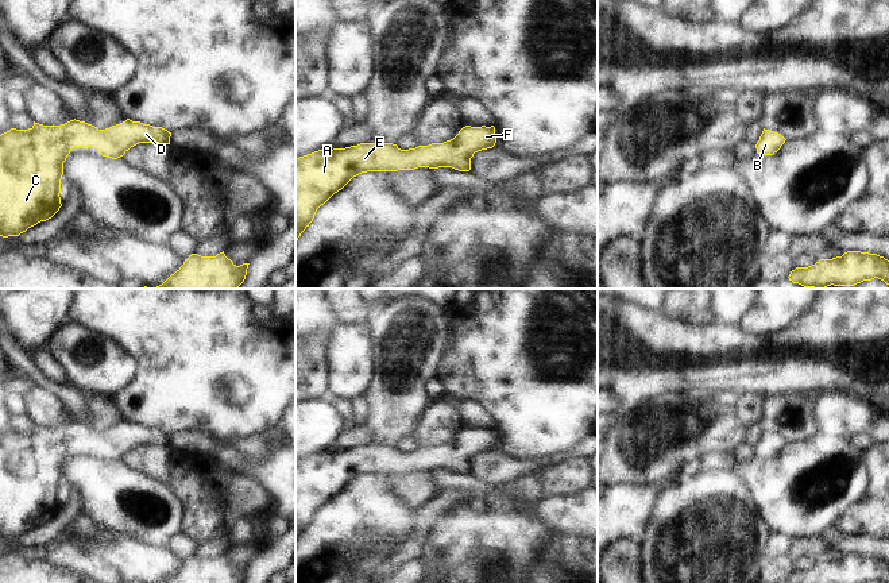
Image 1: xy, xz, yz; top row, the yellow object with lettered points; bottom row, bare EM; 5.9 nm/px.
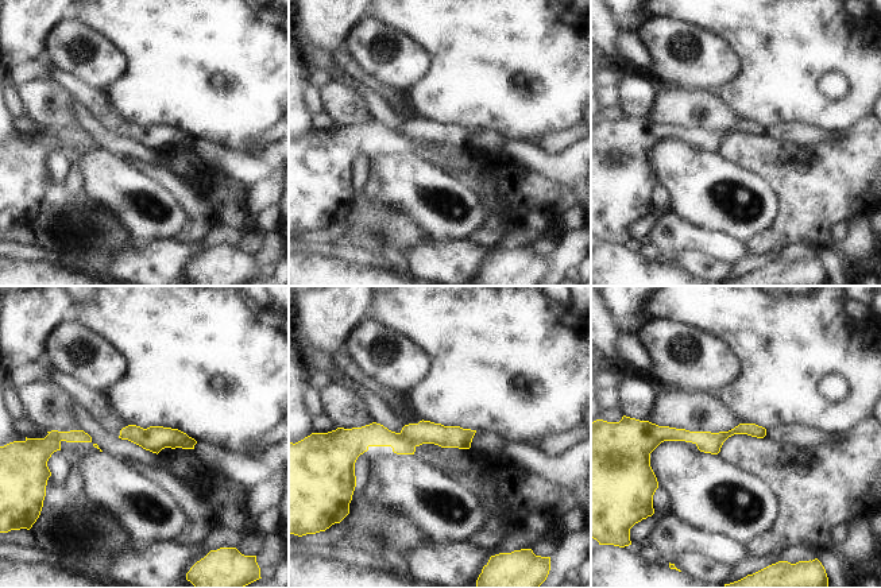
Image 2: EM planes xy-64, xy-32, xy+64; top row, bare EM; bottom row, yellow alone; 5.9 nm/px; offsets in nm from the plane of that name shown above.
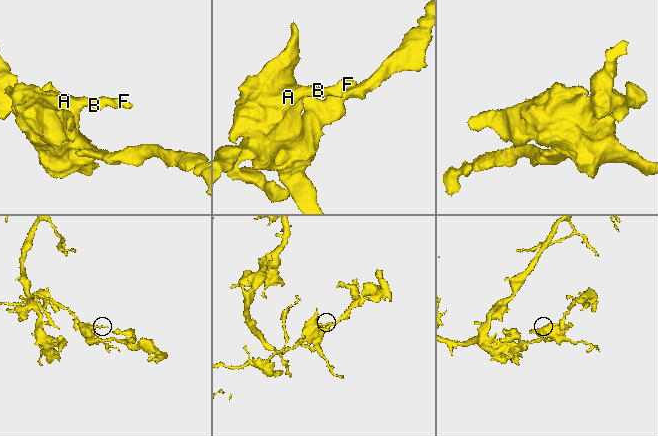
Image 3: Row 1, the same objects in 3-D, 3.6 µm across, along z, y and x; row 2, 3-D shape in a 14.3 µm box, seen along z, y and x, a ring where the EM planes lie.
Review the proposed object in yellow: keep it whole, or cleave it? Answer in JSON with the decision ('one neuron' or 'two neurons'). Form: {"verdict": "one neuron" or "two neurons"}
{"verdict": "one neuron"}

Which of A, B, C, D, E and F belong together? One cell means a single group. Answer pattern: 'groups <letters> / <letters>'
groups A B C D E F

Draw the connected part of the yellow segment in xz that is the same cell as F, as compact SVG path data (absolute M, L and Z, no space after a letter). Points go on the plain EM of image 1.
M465 428L451 443L409 452L393 445L360 445L295 460L295 544L313 524L317 511L362 475L418 470L469 474L474 456L492 451L495 445L494 428Z

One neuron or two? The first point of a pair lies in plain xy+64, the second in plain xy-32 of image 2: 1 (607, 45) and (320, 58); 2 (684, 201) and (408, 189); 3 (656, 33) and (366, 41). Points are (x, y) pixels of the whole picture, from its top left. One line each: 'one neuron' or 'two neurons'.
1: one neuron
2: one neuron
3: one neuron

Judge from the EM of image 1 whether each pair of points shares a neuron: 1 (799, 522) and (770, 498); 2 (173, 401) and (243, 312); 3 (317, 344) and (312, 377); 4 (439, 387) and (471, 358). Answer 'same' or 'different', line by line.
1: same
2: same
3: same
4: different

